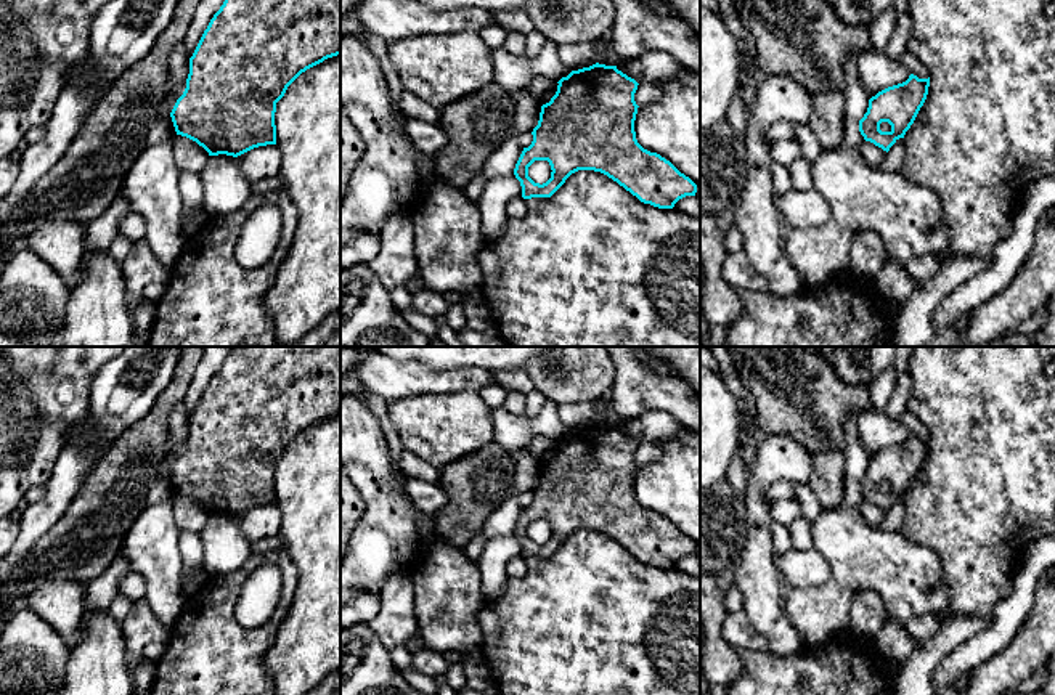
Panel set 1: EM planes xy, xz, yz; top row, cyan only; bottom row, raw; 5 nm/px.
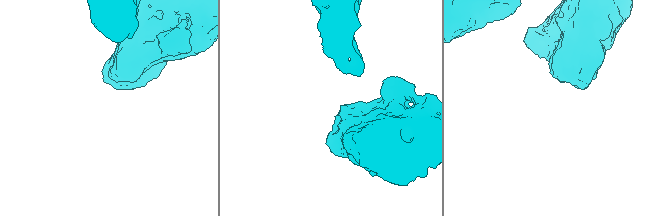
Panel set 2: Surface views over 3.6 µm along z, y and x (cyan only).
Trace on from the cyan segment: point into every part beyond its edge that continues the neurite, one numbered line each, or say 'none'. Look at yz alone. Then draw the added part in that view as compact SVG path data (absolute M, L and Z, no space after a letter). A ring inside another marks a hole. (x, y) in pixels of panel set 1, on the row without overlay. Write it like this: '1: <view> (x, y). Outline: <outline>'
none

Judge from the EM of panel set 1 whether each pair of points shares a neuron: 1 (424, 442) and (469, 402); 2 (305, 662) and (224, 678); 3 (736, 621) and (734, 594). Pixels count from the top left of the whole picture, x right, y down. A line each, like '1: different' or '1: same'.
1: same
2: different
3: different

